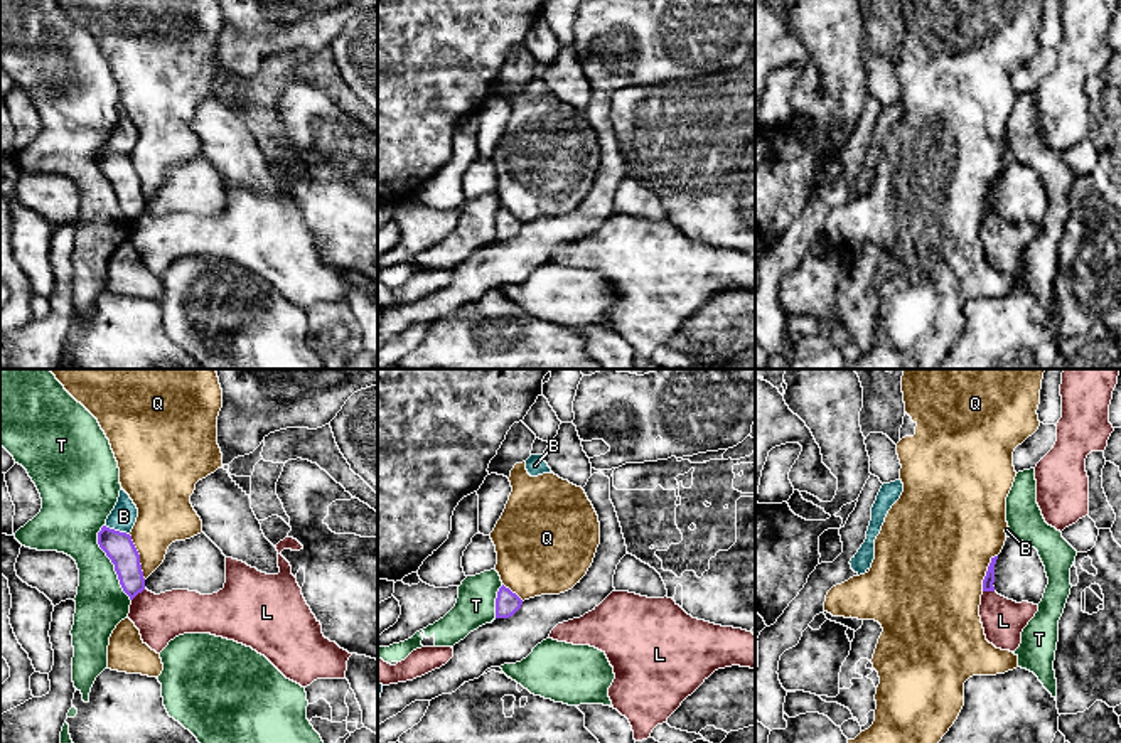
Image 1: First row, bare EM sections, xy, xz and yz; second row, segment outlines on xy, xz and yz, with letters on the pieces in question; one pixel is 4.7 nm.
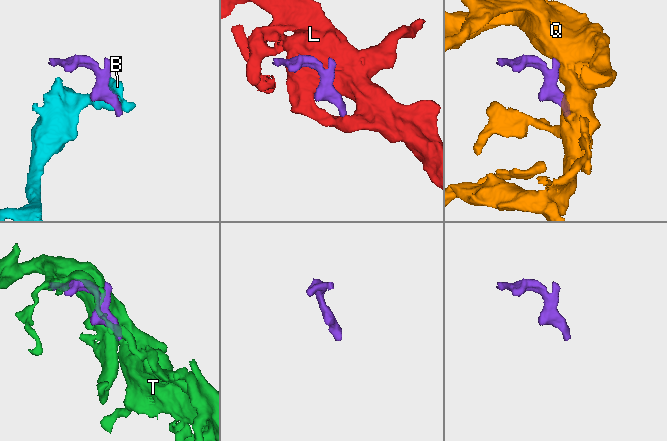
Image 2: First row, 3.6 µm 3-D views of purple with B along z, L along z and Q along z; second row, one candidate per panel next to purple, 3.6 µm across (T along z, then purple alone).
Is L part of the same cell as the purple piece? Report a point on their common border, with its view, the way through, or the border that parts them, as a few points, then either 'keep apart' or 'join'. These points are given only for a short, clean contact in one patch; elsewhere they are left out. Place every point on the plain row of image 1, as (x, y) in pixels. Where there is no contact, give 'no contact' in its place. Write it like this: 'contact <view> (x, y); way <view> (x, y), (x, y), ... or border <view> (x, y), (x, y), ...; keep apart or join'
contact xy (139, 214); border xy (145, 211), (132, 223); keep apart

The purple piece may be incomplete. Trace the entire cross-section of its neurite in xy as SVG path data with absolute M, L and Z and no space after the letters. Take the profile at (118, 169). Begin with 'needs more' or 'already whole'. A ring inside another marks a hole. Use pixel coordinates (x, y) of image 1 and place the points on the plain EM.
already whole; M103 148L98 167L115 187L123 214L133 222L145 212L145 200L131 158Z

